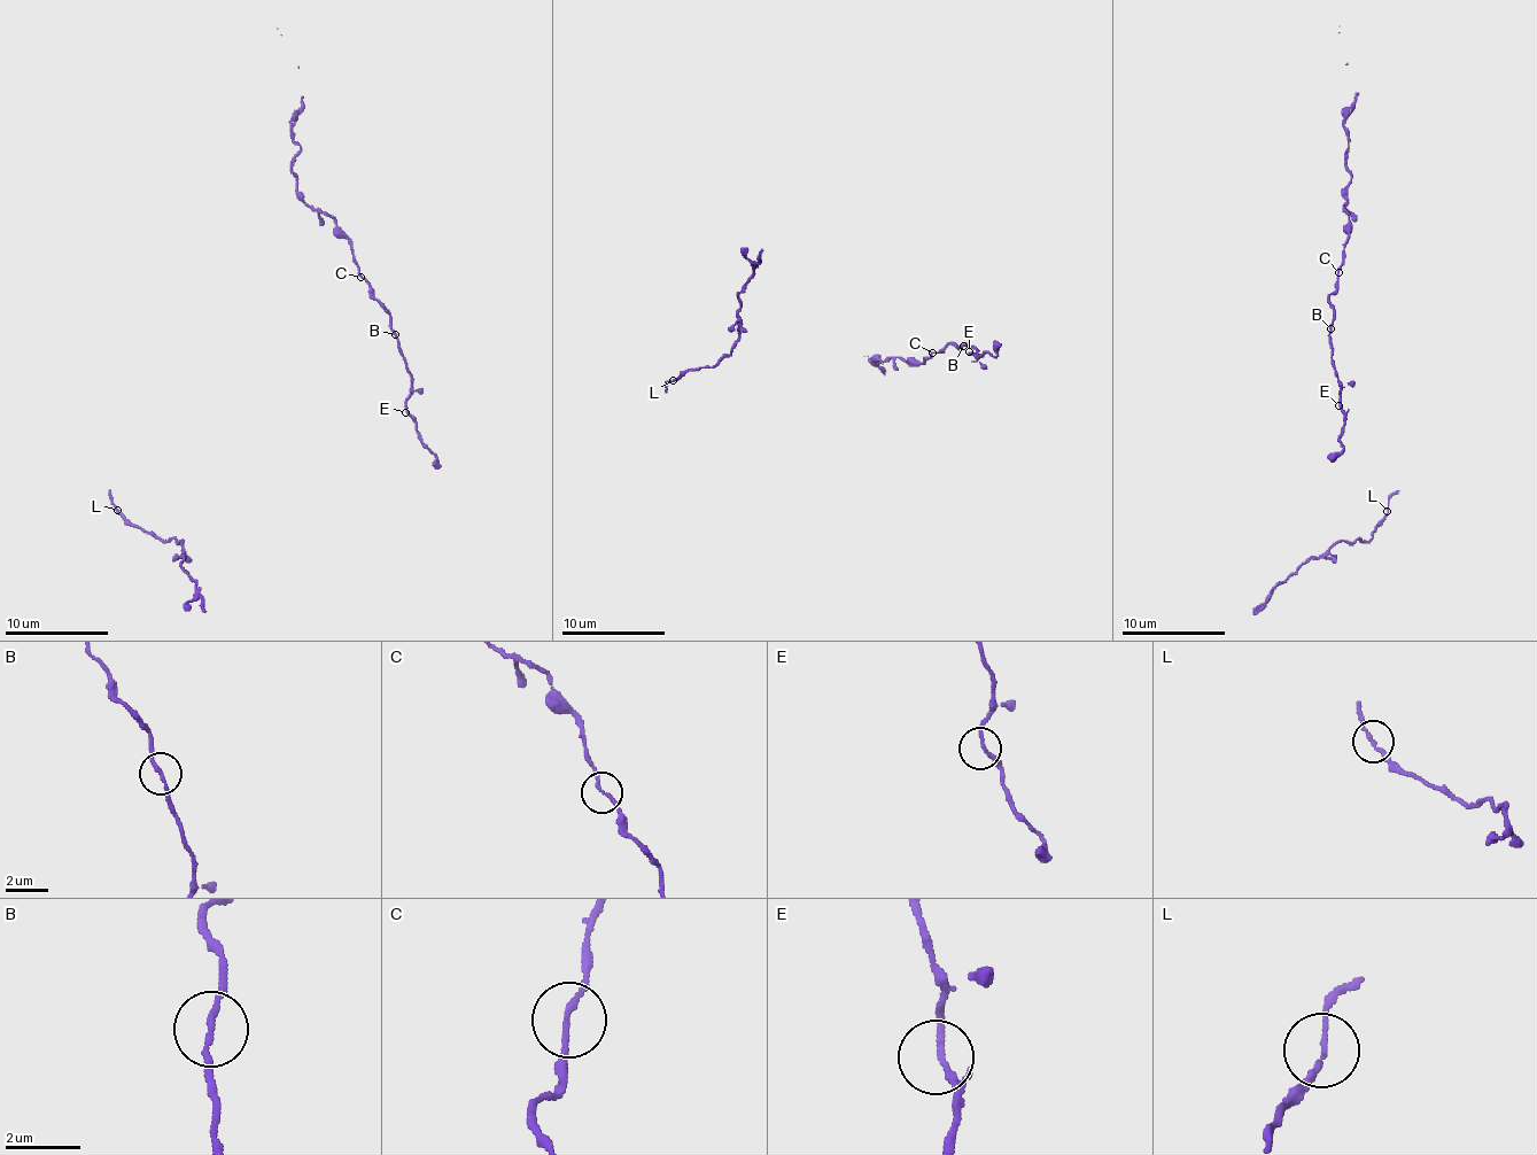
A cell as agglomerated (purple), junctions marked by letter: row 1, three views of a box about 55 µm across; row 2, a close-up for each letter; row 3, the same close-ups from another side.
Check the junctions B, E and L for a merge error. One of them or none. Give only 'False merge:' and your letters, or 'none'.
False merge: none

